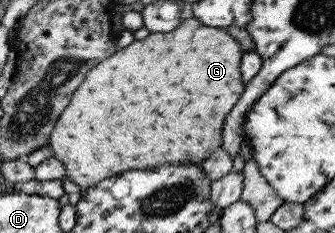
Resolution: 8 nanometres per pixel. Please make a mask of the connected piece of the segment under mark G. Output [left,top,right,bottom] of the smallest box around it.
[49,16,246,191]

